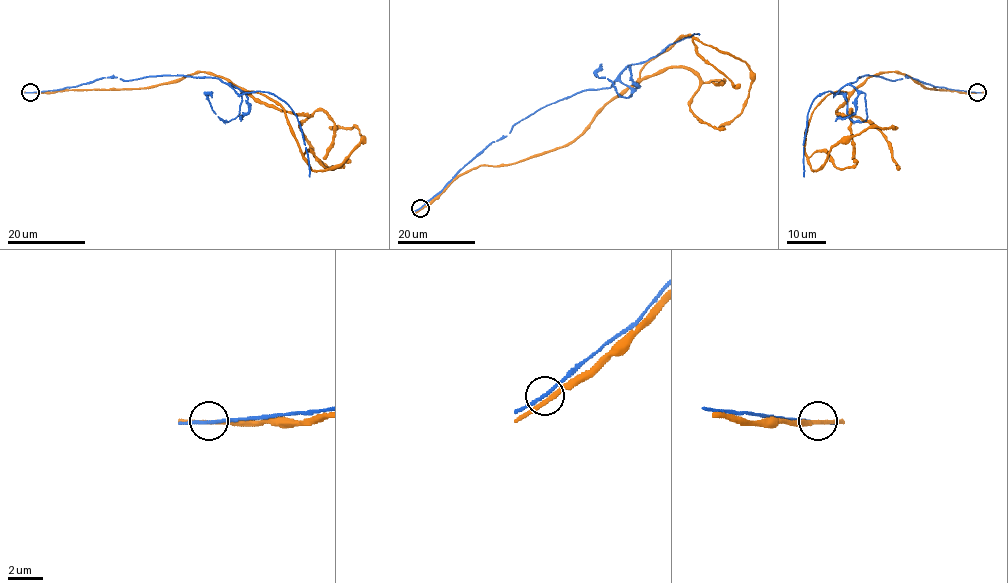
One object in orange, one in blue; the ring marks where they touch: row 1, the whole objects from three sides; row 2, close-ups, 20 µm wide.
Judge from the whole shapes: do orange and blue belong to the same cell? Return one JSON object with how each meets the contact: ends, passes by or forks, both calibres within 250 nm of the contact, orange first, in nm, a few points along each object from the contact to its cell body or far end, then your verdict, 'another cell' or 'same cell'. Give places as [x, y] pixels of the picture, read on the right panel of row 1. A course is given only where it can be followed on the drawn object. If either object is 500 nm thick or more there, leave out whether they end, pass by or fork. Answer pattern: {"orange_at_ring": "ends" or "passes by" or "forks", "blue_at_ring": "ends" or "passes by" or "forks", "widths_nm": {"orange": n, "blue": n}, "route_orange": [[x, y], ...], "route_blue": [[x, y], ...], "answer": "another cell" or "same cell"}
{"orange_at_ring": "passes by", "blue_at_ring": "passes by", "widths_nm": {"orange": 200, "blue": 160}, "route_orange": [[978, 92], [925, 88], [883, 71], [821, 102], [804, 153], [817, 170], [841, 142], [868, 128], [897, 127]], "route_blue": [[977, 92], [911, 77], [867, 75], [836, 94], [821, 93], [806, 115], [803, 177]], "answer": "another cell"}

